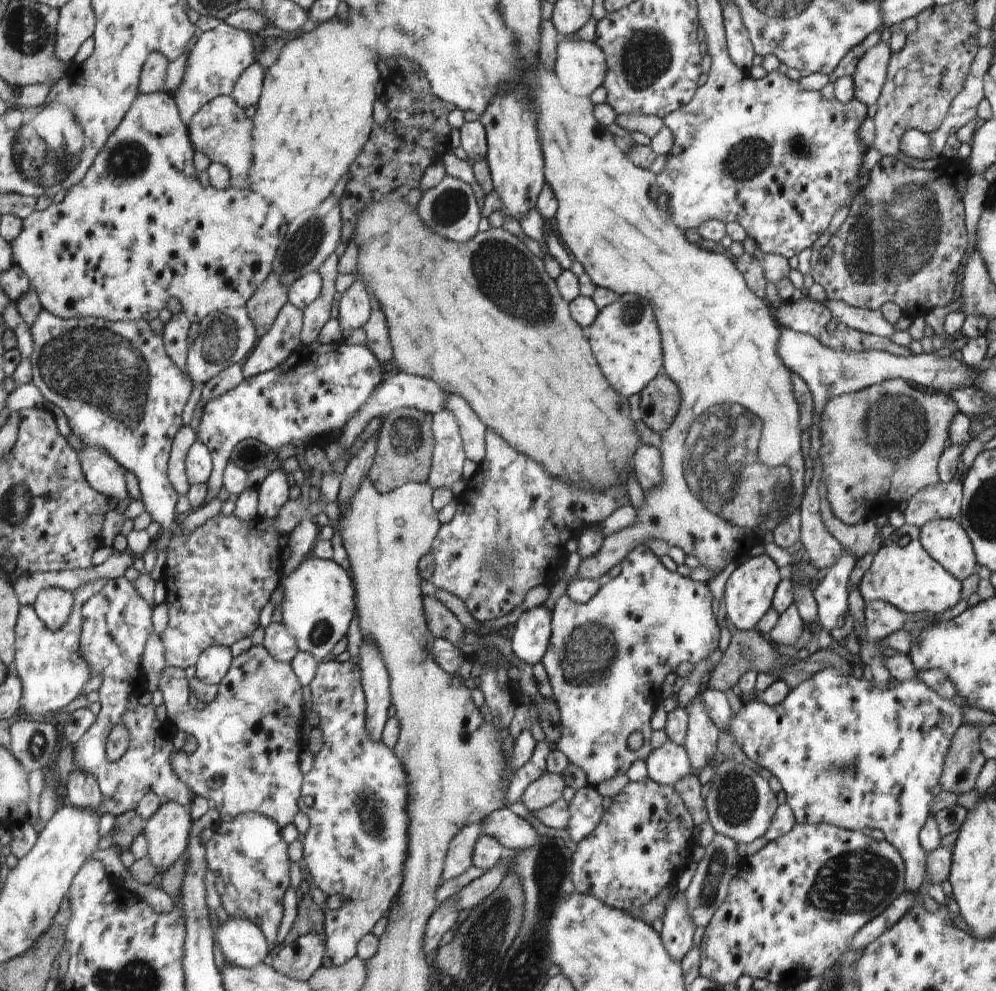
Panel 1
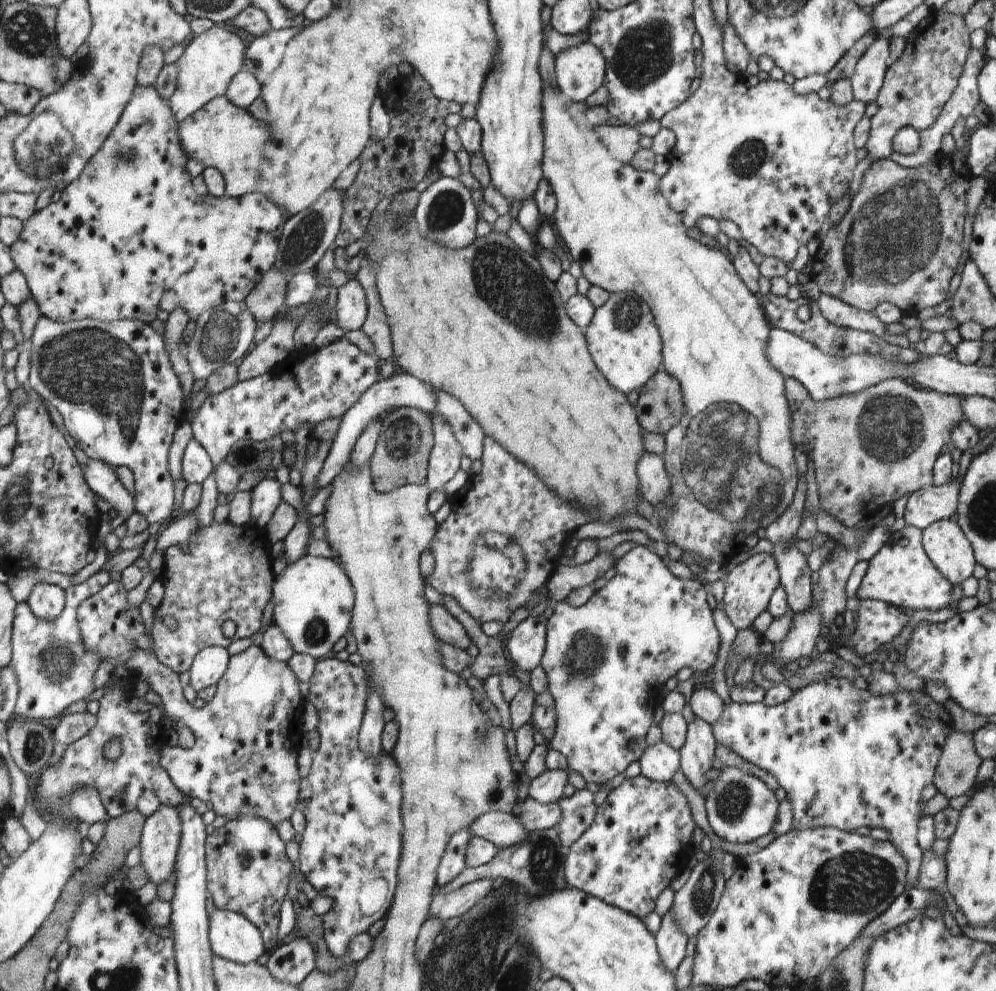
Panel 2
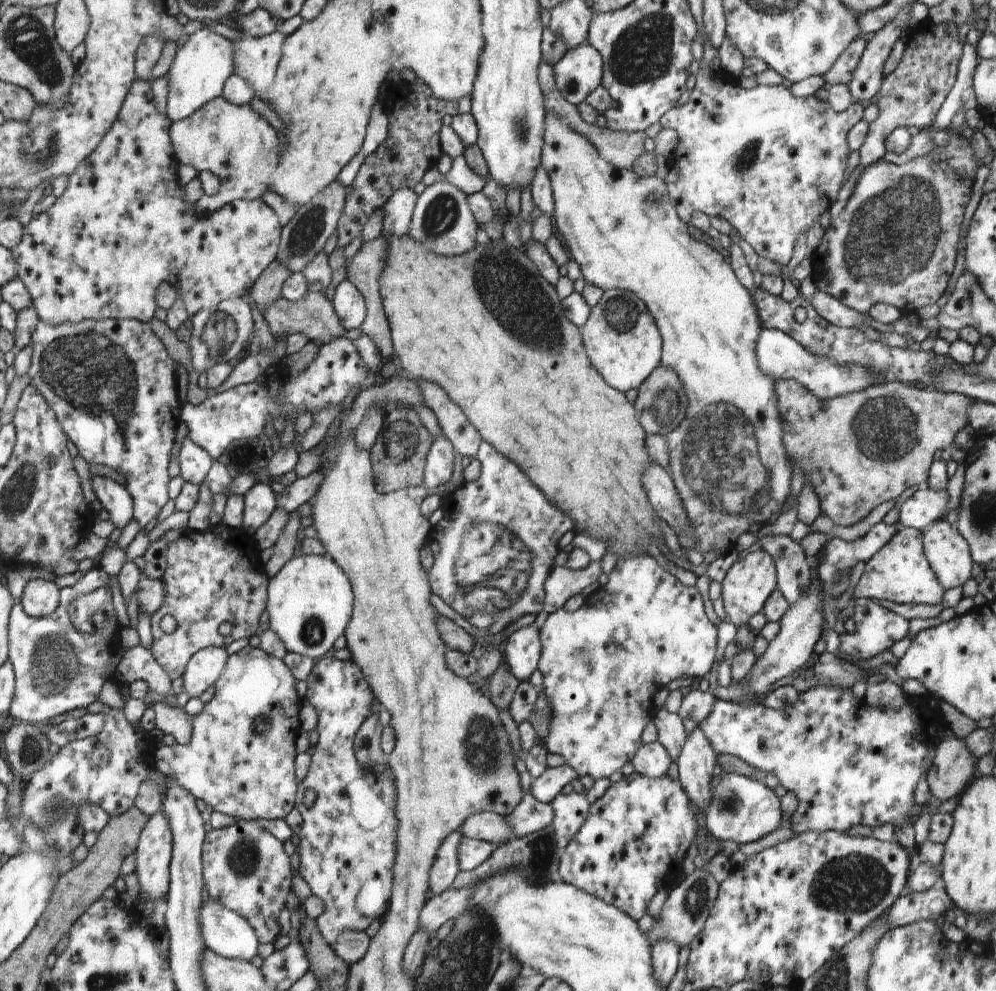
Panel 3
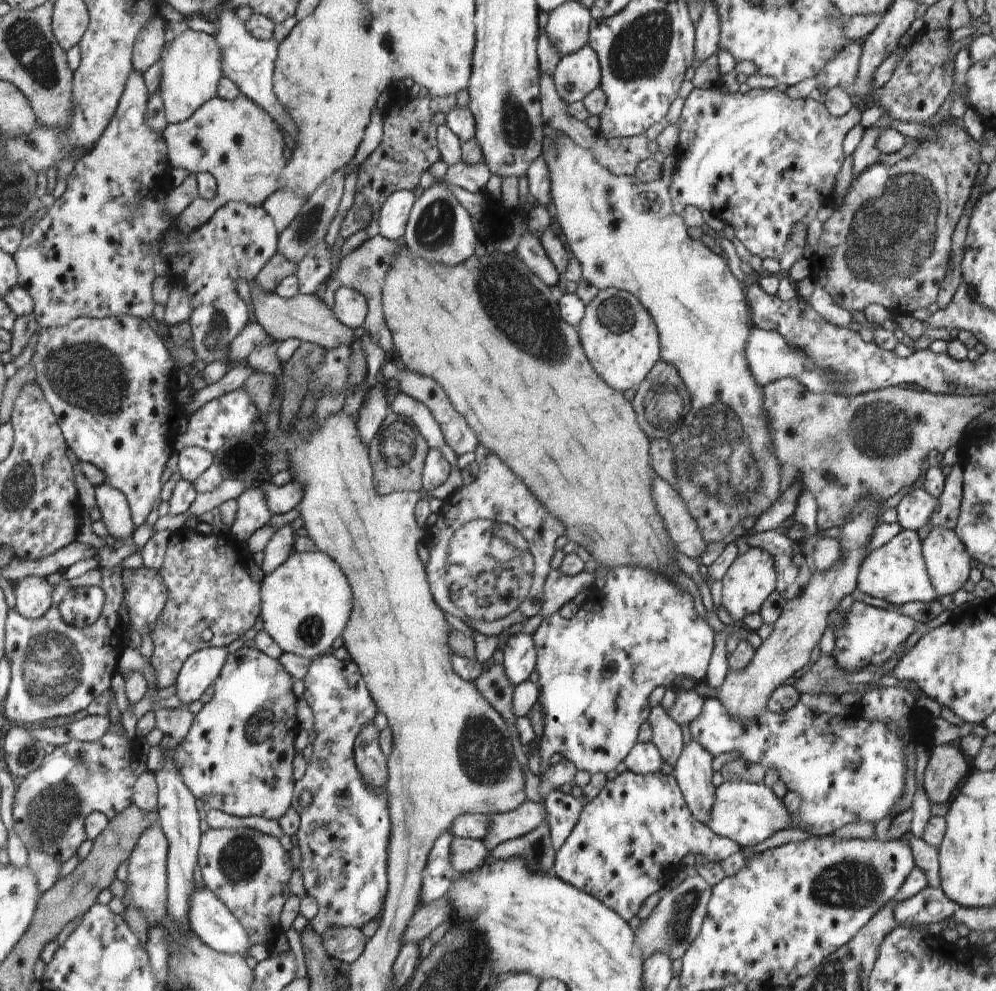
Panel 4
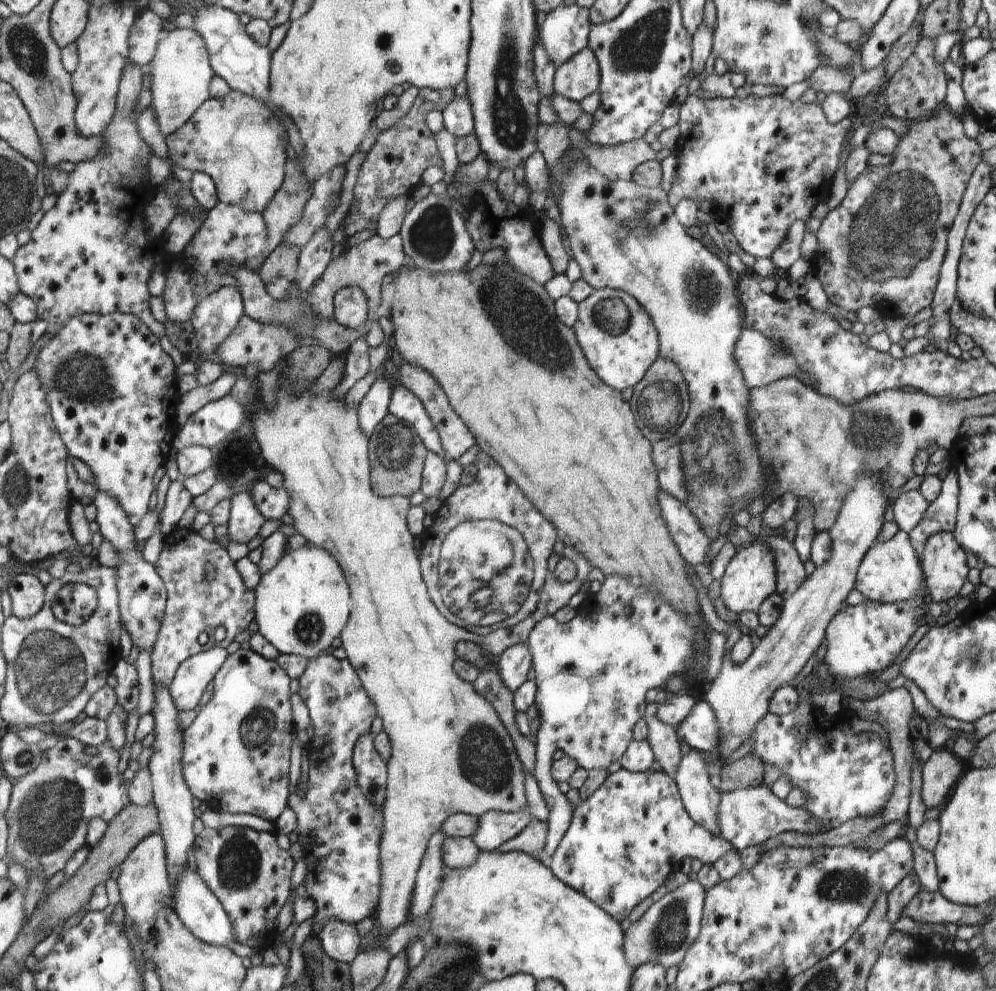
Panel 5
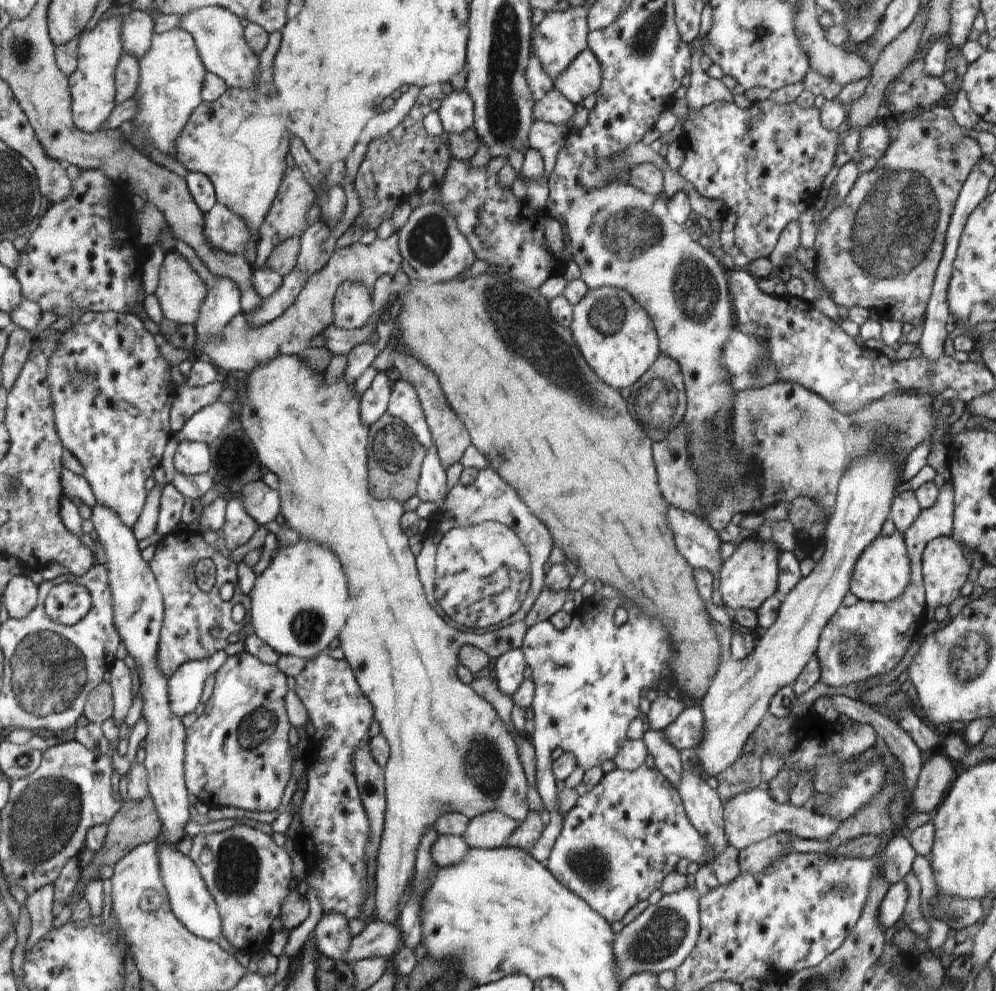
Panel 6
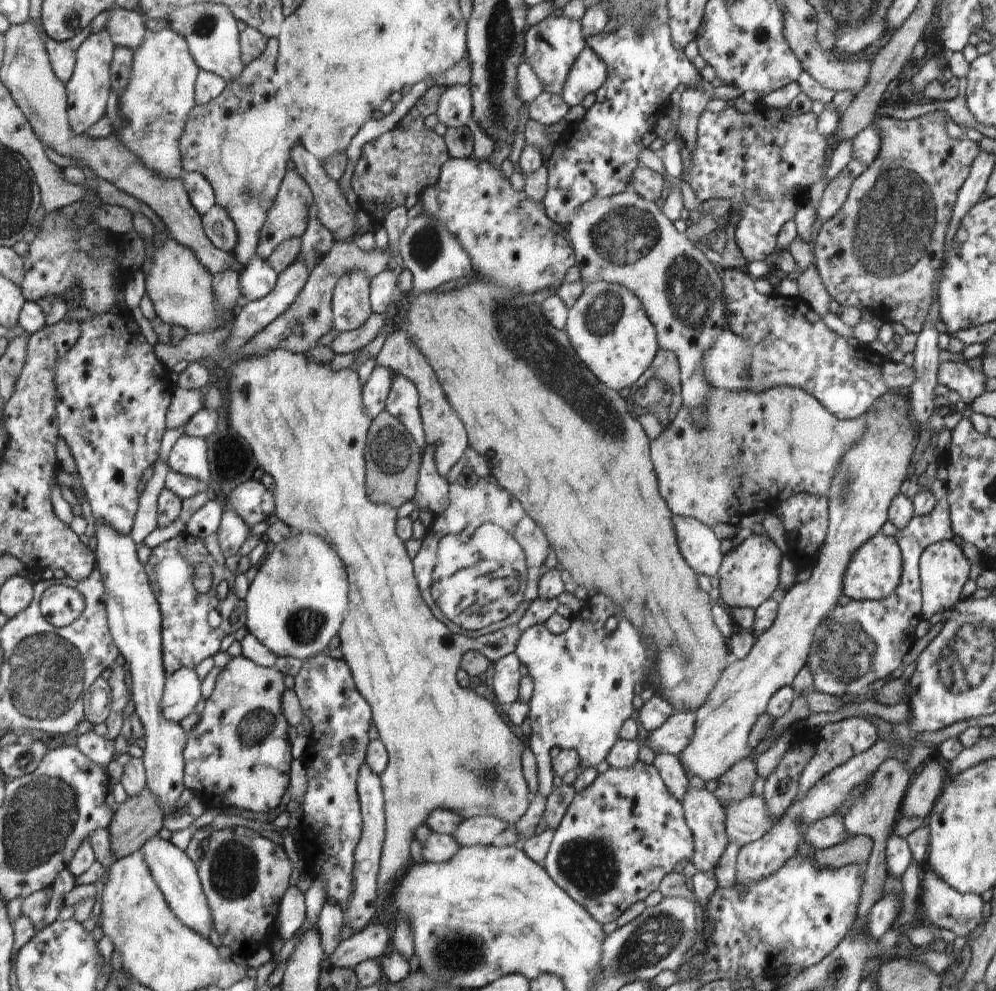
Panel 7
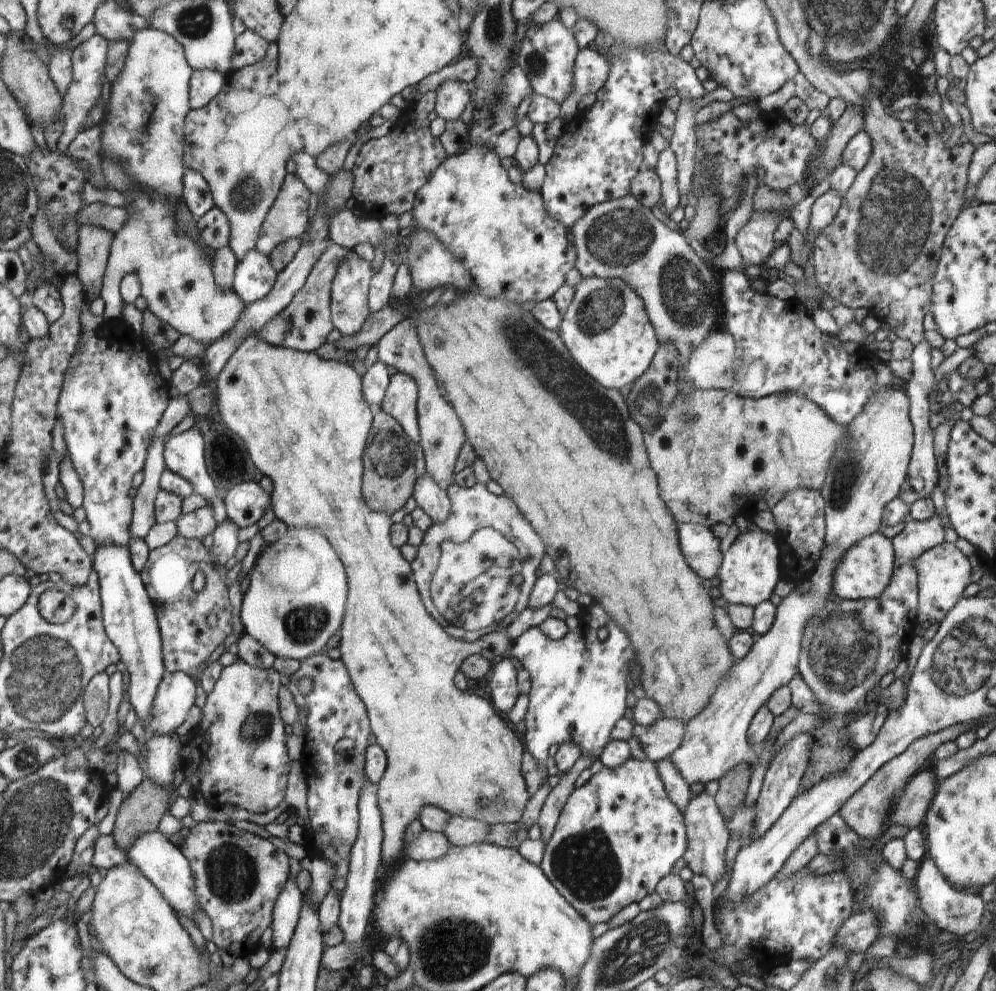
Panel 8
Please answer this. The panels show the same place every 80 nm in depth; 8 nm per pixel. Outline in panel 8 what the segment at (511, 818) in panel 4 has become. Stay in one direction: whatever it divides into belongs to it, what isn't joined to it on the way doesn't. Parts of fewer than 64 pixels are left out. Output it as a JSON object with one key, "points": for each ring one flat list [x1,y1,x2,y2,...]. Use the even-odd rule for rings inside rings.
{"points":[[452,814,445,824,442,834,451,845,457,847,468,846,489,842,487,840,489,826,478,819,457,817]]}

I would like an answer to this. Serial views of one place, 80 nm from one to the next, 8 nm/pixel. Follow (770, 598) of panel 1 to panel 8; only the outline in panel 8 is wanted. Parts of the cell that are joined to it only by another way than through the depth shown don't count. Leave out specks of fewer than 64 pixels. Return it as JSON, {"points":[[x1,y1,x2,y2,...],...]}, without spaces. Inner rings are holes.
{"points":[[756,528,752,531,742,531,730,548,723,553,717,576,720,578,719,590,722,600,727,605,746,605,754,608,769,600,774,592,774,586,781,580,781,554,774,542,774,536]]}

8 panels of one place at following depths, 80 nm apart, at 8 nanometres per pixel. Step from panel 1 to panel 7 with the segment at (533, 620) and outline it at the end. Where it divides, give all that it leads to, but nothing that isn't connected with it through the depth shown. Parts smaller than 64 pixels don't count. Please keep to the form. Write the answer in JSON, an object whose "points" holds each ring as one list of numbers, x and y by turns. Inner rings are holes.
{"points":[[510,653,495,662,492,676,492,691,497,702,506,710,518,698,519,682,522,678,518,668,521,660]]}

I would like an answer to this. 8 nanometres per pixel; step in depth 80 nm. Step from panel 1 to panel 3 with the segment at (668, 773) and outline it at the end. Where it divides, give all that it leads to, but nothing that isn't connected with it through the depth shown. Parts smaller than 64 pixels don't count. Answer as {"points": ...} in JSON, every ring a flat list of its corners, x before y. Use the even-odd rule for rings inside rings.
{"points":[[660,742,643,744,631,762,636,773,648,778,664,778,667,776,670,764,674,762]]}

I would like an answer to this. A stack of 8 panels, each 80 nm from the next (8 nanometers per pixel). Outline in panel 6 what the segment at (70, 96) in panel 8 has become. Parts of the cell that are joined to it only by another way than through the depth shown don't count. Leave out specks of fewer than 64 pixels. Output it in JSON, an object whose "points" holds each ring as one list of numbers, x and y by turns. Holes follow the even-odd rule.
{"points":[[123,16,111,17,106,21,87,27,79,37,77,67,70,78,71,111,75,126,84,133,96,133,102,130,103,122,110,116,116,106,115,70,122,58,120,44,120,27]]}

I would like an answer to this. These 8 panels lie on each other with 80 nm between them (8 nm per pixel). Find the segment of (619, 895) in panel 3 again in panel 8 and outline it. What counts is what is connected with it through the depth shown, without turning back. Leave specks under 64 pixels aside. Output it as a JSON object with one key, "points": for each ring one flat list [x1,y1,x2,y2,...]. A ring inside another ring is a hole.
{"points":[[648,757,626,759,620,766,603,767,586,784,575,788,558,817,550,840,545,844,539,867,556,890,593,925,608,922,625,906,638,903,672,870,682,852,687,850,686,819,670,799,658,766]]}

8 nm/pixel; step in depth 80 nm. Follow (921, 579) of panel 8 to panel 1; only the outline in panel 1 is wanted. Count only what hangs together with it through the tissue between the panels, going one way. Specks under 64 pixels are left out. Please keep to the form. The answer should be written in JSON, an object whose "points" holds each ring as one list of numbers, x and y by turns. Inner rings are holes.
{"points":[[938,519,919,528,924,550,956,580,968,578,977,565,973,544,956,519]]}

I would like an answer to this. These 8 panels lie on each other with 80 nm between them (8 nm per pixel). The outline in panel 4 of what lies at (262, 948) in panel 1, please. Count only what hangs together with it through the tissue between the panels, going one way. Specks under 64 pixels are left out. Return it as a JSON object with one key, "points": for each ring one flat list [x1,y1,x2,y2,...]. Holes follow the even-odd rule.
{"points":[[196,888,192,890,191,909,188,910,188,924,190,931,200,939,206,946,220,954,240,954,247,957,248,950,252,947,252,942,244,930,244,926,238,922,238,918,230,912,210,890,206,888]]}

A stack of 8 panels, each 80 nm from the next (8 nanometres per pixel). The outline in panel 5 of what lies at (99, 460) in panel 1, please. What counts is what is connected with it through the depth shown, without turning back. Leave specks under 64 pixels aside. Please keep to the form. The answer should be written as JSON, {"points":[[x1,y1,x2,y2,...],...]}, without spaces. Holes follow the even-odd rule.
{"points":[[97,492,92,502,97,510,95,521,98,523,99,531,117,551,116,559,119,563,115,568,118,570,119,610,122,612,124,626,127,626,132,644,138,650,151,654,167,601,164,583,155,566,146,562,141,552,136,549,135,527,131,525,128,514,119,500,107,493]]}

